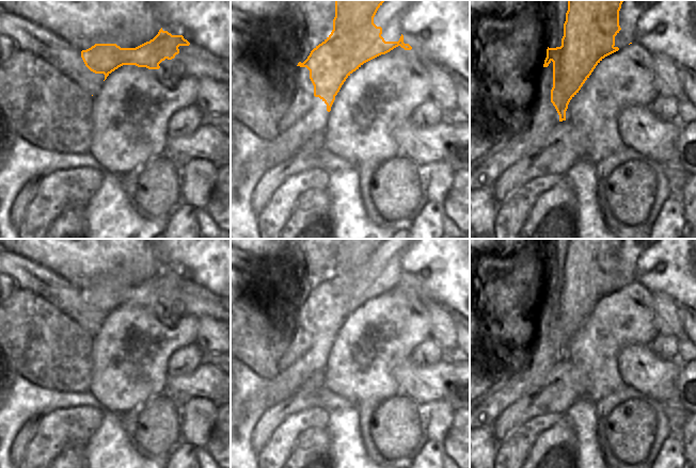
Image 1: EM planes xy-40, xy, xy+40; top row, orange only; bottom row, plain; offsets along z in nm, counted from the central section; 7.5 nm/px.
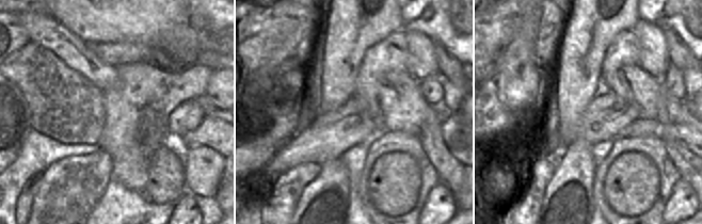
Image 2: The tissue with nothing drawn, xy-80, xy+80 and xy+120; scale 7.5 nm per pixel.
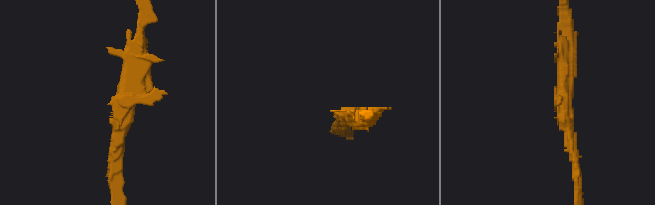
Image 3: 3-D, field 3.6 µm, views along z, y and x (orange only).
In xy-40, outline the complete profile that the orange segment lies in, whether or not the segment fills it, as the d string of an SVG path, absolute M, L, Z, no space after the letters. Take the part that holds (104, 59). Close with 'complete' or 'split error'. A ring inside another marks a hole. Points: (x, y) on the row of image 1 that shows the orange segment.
M162 28L158 34L136 48L121 48L116 44L95 44L91 48L81 51L81 58L85 66L95 74L104 74L107 77L123 65L136 65L138 67L146 67L148 69L159 69L159 64L165 59L172 60L179 53L179 46L189 46L190 43L183 35L172 35Z; complete

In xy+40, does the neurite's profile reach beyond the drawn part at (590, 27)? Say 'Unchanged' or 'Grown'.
Unchanged

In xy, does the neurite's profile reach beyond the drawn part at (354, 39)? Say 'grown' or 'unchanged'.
unchanged

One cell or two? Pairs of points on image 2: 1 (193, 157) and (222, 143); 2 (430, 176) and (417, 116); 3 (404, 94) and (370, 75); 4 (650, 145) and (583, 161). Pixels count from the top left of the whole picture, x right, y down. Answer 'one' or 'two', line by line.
1: two
2: two
3: two
4: two

